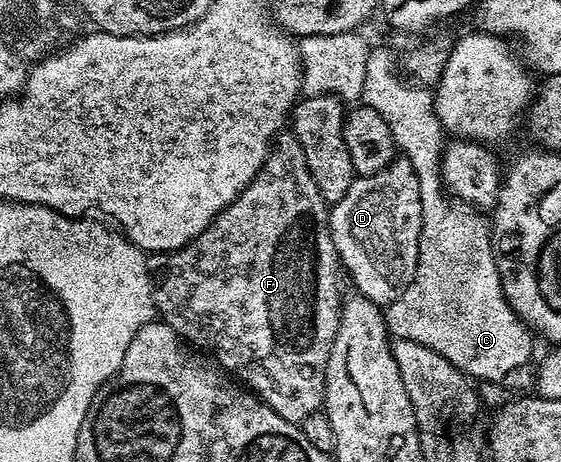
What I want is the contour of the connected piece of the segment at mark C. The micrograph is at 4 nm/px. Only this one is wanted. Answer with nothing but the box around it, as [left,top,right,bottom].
[360,45,533,381]

